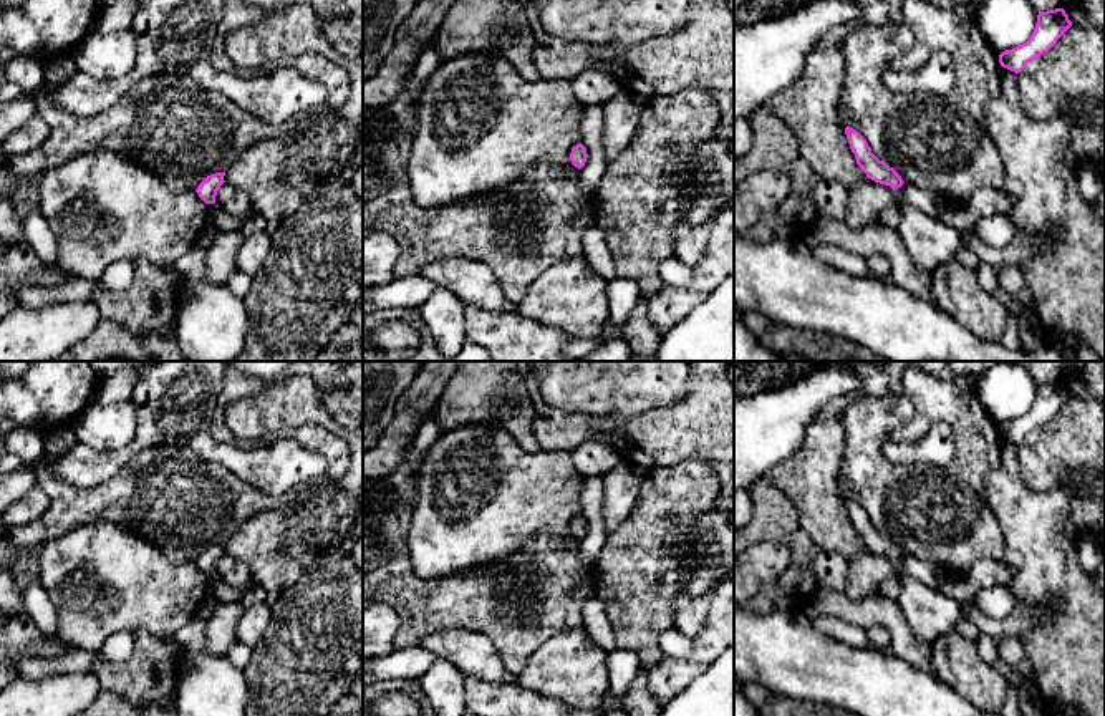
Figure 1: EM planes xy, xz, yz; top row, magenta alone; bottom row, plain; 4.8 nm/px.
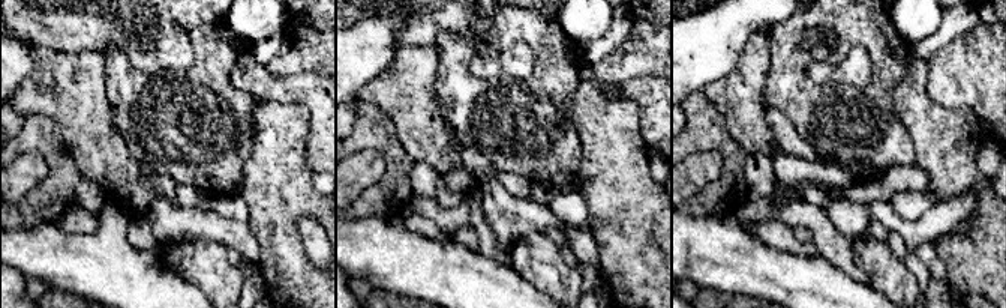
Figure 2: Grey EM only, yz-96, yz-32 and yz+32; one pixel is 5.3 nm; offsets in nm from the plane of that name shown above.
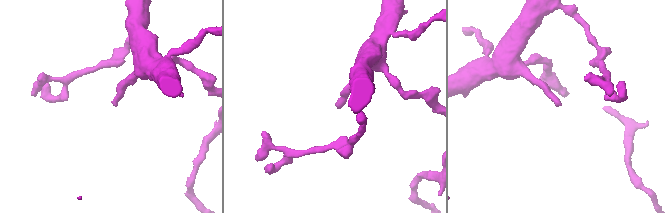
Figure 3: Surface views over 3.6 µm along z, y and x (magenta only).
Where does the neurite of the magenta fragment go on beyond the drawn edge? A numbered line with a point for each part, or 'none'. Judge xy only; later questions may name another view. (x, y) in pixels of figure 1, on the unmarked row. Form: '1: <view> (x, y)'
1: xy (211, 600)

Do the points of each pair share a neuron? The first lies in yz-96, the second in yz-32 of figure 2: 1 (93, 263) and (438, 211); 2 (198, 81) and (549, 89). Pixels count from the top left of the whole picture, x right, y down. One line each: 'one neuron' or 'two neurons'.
1: two neurons
2: one neuron

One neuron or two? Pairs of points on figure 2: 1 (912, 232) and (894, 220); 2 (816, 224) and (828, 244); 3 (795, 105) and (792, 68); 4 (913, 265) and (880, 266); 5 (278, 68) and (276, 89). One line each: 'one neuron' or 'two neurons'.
1: one neuron
2: one neuron
3: one neuron
4: two neurons
5: two neurons

